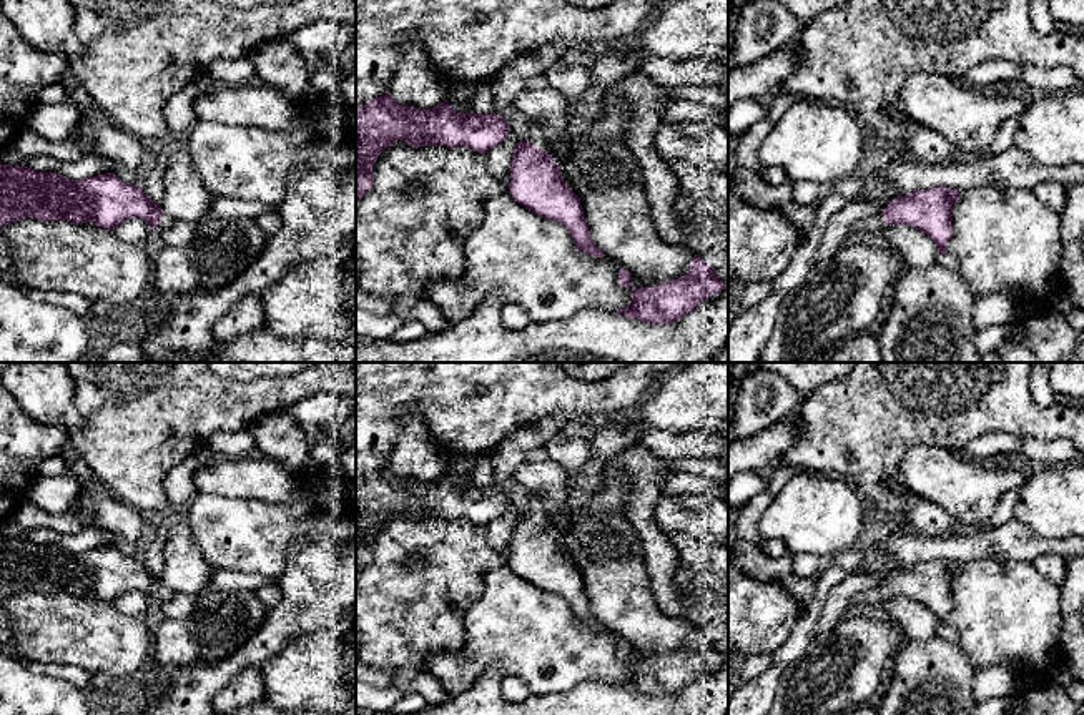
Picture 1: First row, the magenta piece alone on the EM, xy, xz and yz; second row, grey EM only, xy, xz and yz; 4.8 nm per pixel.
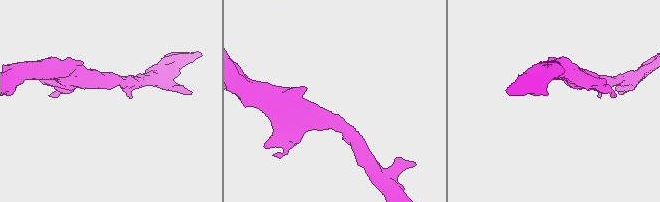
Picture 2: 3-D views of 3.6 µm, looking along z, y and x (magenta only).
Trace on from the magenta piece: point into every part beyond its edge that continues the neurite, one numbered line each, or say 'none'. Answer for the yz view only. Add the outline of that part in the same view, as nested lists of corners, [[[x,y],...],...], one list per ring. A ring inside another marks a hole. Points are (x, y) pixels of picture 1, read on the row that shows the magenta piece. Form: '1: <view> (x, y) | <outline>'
1: yz (875, 225) | [[[876,214],[868,219],[855,223],[851,226],[851,231],[866,233],[866,234],[876,238],[886,228],[888,228],[888,224],[884,223],[883,214]]]

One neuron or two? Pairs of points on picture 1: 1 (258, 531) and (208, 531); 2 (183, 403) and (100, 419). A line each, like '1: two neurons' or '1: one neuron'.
1: one neuron
2: one neuron

